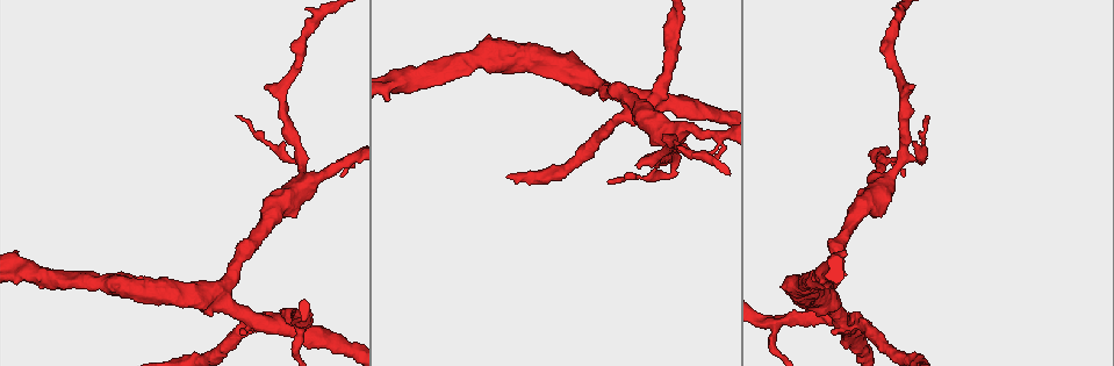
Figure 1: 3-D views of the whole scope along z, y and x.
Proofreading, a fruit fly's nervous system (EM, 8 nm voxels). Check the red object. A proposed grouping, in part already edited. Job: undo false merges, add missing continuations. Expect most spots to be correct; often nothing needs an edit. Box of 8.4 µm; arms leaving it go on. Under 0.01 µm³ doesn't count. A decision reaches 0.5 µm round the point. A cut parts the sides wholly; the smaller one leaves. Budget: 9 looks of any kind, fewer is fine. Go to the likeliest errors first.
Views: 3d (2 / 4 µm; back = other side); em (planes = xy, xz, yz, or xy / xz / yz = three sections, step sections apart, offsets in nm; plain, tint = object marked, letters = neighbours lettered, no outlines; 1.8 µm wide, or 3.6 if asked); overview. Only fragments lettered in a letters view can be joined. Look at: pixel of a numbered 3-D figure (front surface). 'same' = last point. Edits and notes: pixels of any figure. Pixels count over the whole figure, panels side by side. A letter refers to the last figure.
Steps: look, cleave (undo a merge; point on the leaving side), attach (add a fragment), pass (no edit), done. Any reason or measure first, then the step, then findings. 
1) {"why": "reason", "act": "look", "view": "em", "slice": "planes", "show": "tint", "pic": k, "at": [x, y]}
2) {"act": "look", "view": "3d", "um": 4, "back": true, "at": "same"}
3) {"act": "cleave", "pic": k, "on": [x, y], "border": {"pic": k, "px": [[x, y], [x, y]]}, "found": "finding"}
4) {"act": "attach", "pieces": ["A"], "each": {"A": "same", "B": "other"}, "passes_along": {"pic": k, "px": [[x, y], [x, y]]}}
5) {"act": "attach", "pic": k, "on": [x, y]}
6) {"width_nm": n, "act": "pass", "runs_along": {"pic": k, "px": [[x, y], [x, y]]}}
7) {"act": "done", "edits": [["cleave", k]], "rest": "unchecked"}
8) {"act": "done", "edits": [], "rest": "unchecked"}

{"why": "three arms meet", "act": "look", "view": "em", "slice": "planes", "show": "tint", "pic": 1, "at": [844, 320]}

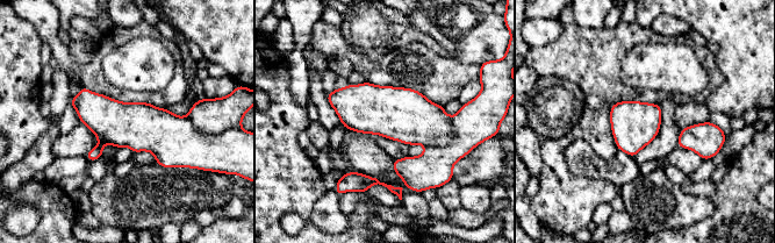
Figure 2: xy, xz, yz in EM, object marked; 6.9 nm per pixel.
{"why": "what lies round it", "act": "look", "view": "em", "slice": "planes", "show": "letters", "at": "same"}

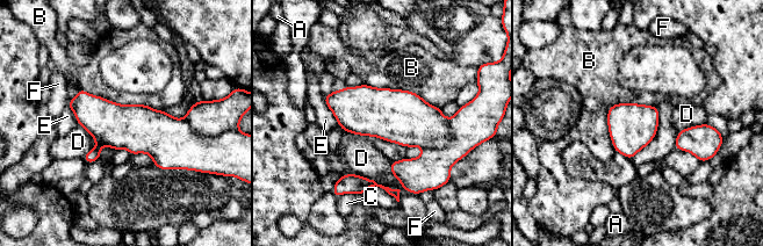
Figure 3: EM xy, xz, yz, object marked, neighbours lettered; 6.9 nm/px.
{"act": "cleave", "pic": 3, "on": [474, 123], "each": {"A": "other", "B": "other", "C": "other", "D": "other", "E": "other", "F": "other"}, "found": "a second cell is stuck on"}

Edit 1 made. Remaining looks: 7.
{"why": "redraw", "act": "look", "view": "overview"}

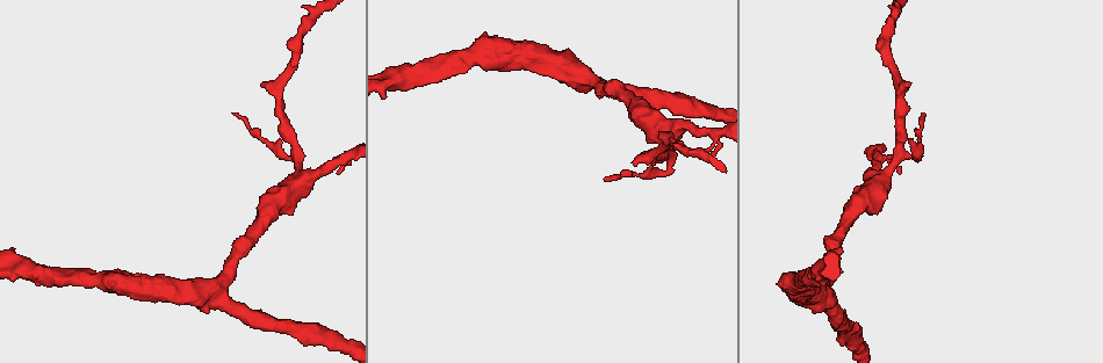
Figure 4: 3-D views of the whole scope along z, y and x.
{"why": "branch point", "act": "look", "view": "em", "slice": "planes", "show": "letters", "pic": 4, "at": [121, 284]}

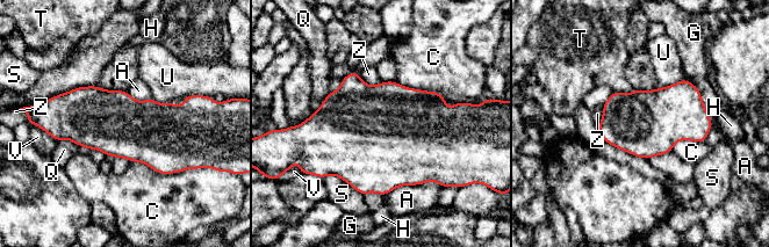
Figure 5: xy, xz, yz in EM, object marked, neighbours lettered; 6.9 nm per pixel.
{"act": "pass", "each": {"A": "other", "C": "other", "G": "other", "H": "other", "Q": "other", "S": "other", "T": "other", "U": "other", "V": "other", "Z": "other"}, "border": {"pic": 5, "px": [[437, 182], [402, 184], [385, 196]]}, "found": "continuous, no second cell"}

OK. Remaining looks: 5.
{"why": "abrupt turn", "act": "look", "view": "em", "slice": "planes", "show": "letters", "pic": 4, "at": [919, 158]}

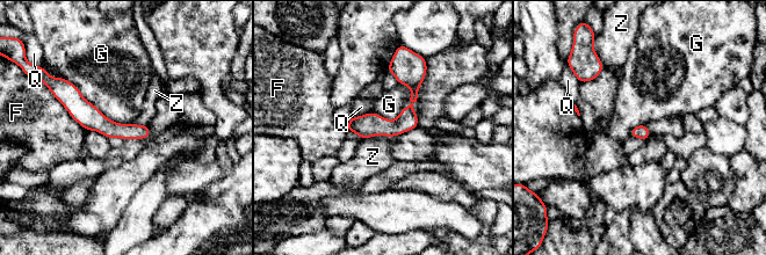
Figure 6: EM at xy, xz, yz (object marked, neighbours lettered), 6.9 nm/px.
{"width_nm": 100, "act": "pass", "each": {"F": "other", "G": "other", "Q": "other", "Z": "other"}, "runs_along": {"pic": 6, "px": [[64, 94], [109, 129], [146, 133]]}, "found": "continuous, no second cell"}

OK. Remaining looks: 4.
{"act": "done", "edits": [["cleave", 3]], "rest": "unchecked"}

